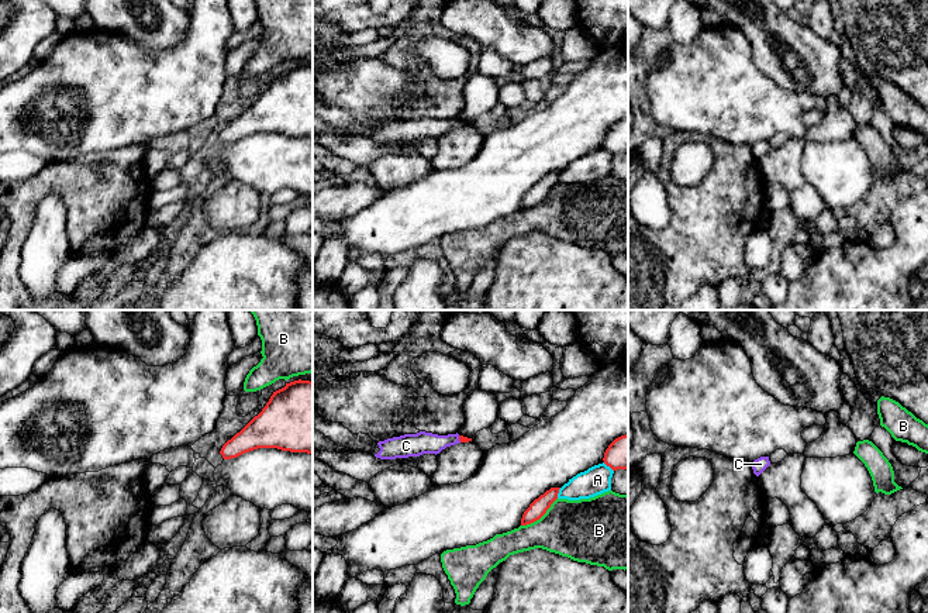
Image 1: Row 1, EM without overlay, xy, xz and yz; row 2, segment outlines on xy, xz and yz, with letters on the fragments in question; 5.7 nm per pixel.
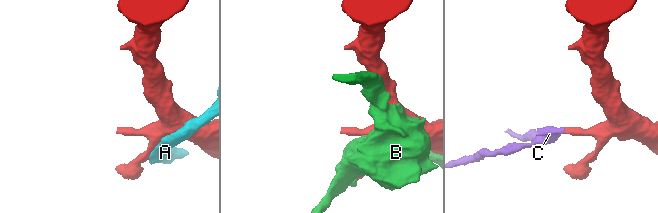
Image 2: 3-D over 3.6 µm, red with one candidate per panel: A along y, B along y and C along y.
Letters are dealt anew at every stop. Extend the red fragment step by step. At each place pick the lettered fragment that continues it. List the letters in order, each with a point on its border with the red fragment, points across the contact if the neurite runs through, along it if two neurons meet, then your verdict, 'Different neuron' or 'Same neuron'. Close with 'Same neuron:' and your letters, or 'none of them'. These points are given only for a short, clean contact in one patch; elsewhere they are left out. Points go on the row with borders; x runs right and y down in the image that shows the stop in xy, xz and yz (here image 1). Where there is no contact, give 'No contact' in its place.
A: Touches red at xz (558, 492). Different neuron
B: Touches red at xz (540, 517). Different neuron
C: Touches red at xz (459, 438). Path across: xz (462, 438), (459, 438), (421, 443). Same neuron
Same neuron: C

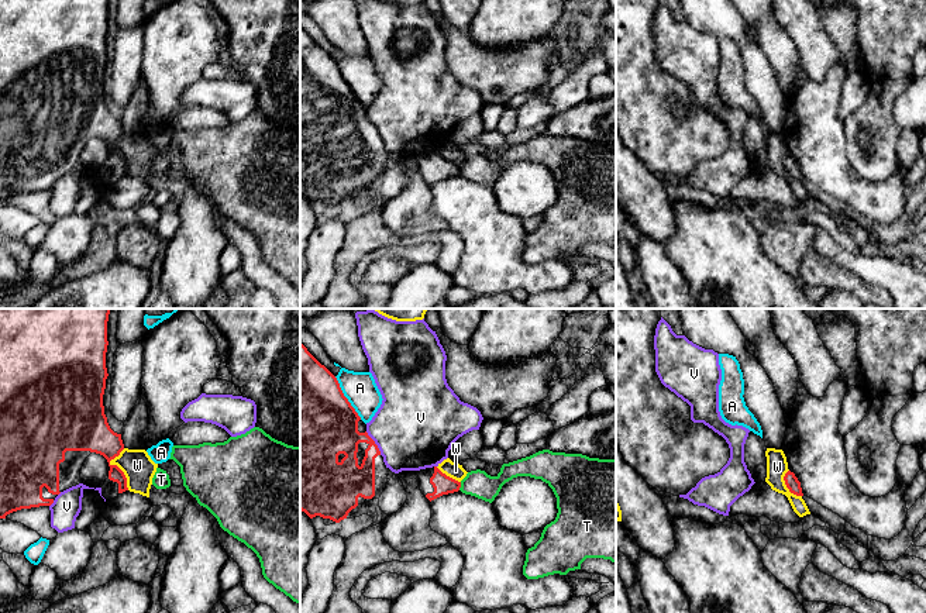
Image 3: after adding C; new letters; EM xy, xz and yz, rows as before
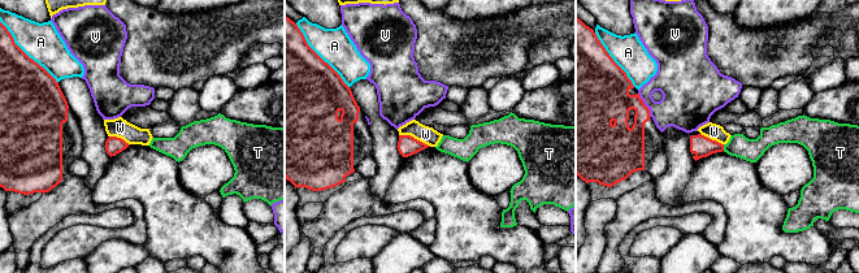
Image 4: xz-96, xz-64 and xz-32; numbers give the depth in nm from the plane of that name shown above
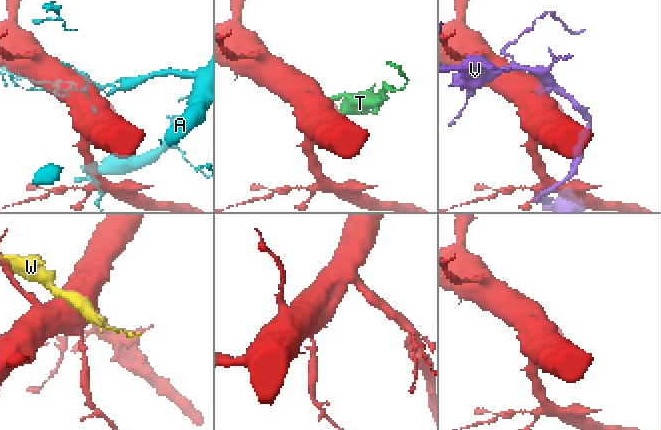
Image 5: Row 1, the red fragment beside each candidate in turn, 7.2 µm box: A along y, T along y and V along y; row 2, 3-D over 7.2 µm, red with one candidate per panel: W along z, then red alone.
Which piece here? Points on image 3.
A: Touches red at xz (346, 398). Different neuron
T: Touches red at xz (460, 486). Boundary: xz (461, 482), (458, 489). Different neuron
V: Touches red at xz (374, 443). Different neuron
W: Touches red at xy (117, 467). Different neuron
Same neuron: none of them

